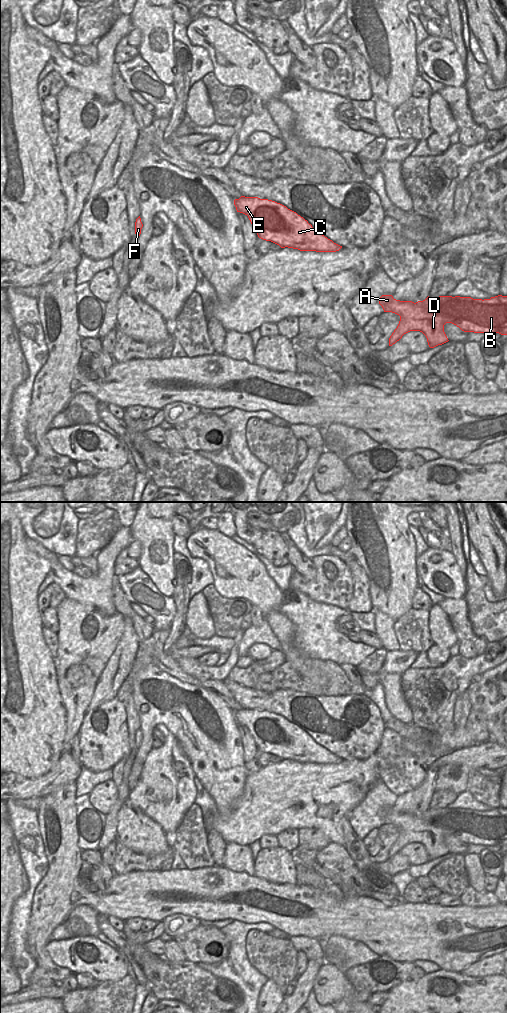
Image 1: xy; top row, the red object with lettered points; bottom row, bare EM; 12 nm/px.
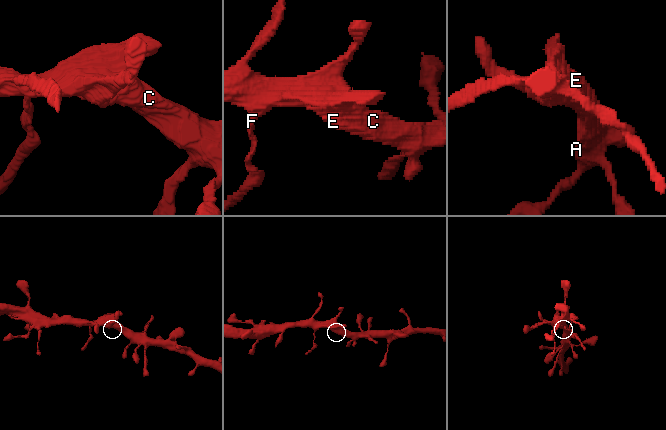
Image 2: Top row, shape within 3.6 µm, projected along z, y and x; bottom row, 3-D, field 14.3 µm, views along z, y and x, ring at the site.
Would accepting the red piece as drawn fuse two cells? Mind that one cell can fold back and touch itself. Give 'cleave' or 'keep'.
keep

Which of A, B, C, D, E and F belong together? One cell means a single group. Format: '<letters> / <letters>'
A B C D E F

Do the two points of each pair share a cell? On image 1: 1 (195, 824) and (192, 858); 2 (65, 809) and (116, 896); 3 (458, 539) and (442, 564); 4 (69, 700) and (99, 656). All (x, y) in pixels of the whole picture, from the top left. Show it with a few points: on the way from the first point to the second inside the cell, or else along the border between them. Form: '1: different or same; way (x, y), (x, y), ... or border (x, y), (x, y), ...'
1: same; way (192, 832), (192, 850)
2: different; border (103, 892), (99, 897), (99, 901), (93, 907)
3: different; border (451, 552), (461, 574)
4: same; way (81, 692), (94, 678), (96, 668)

